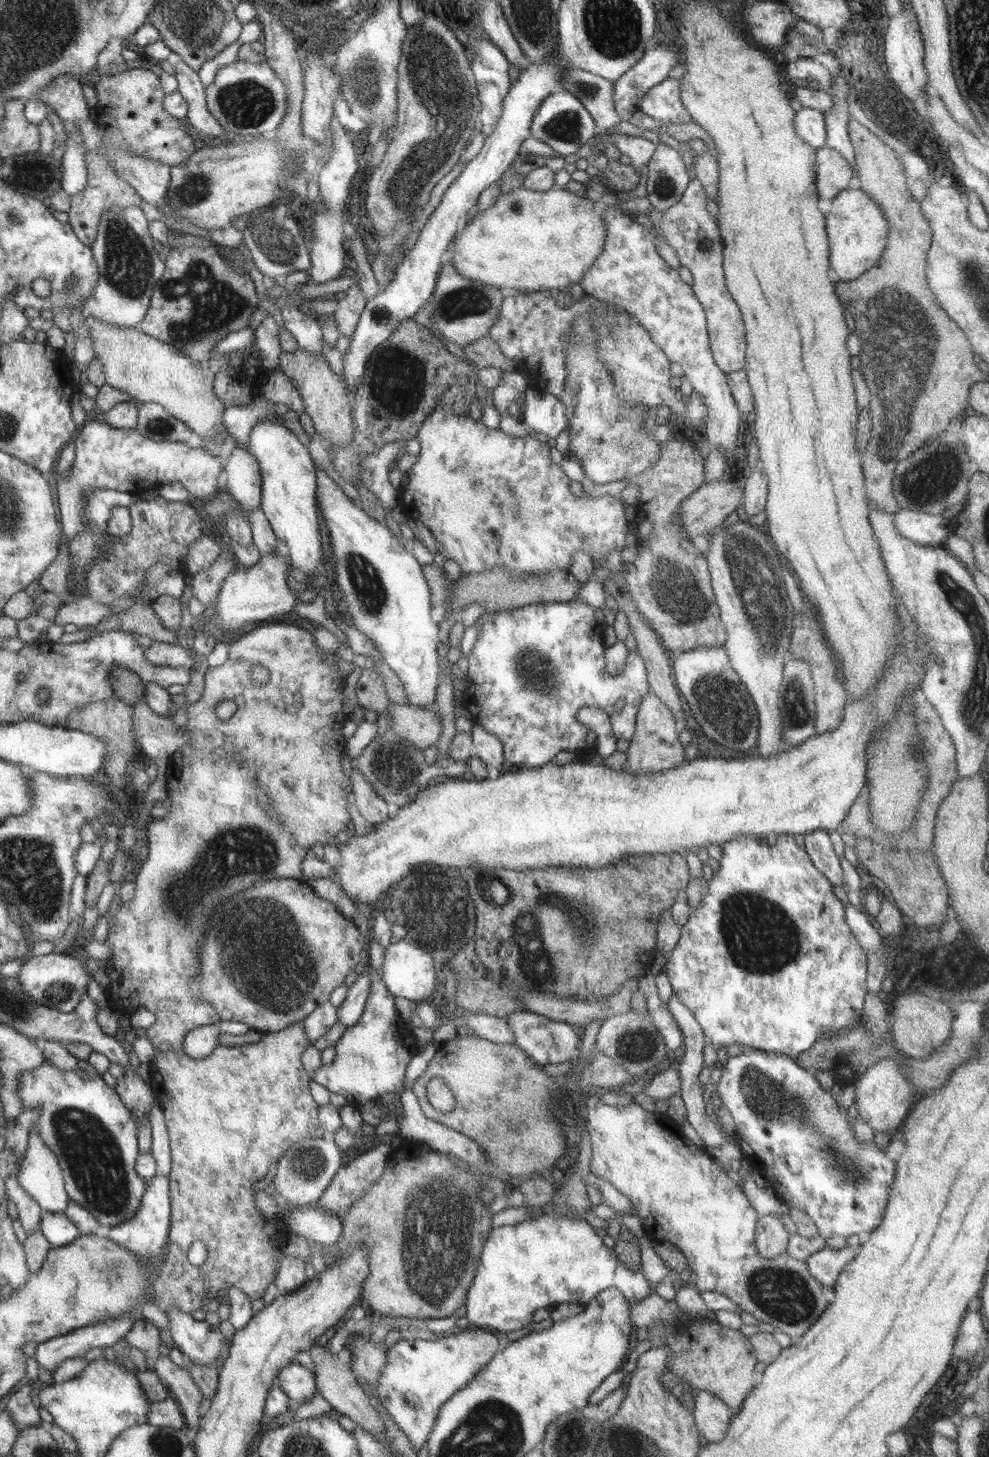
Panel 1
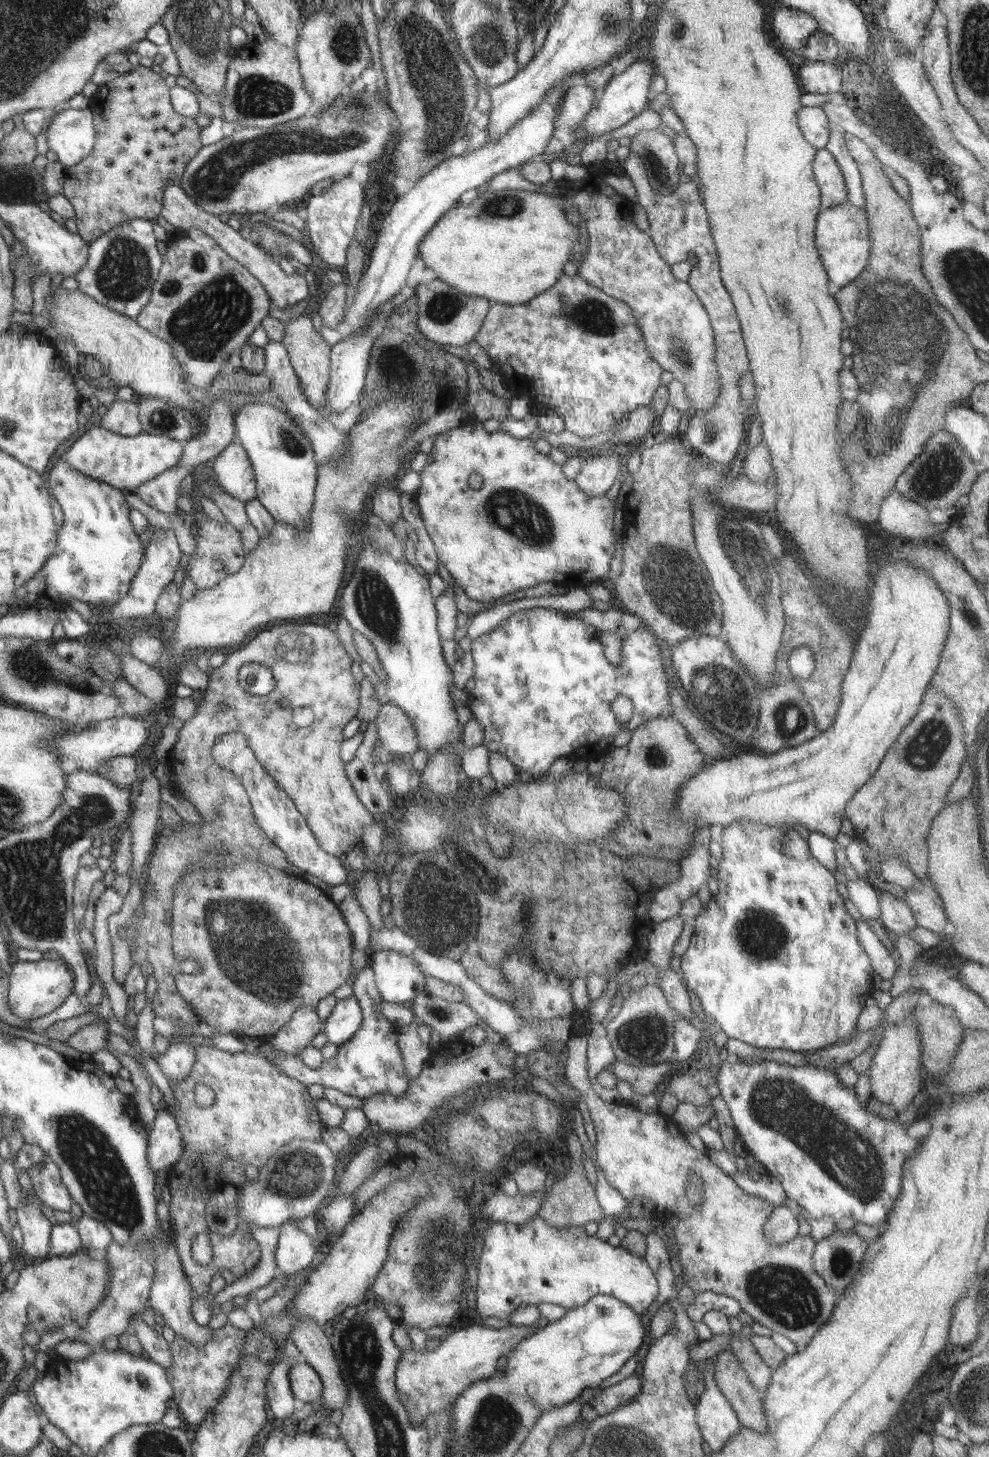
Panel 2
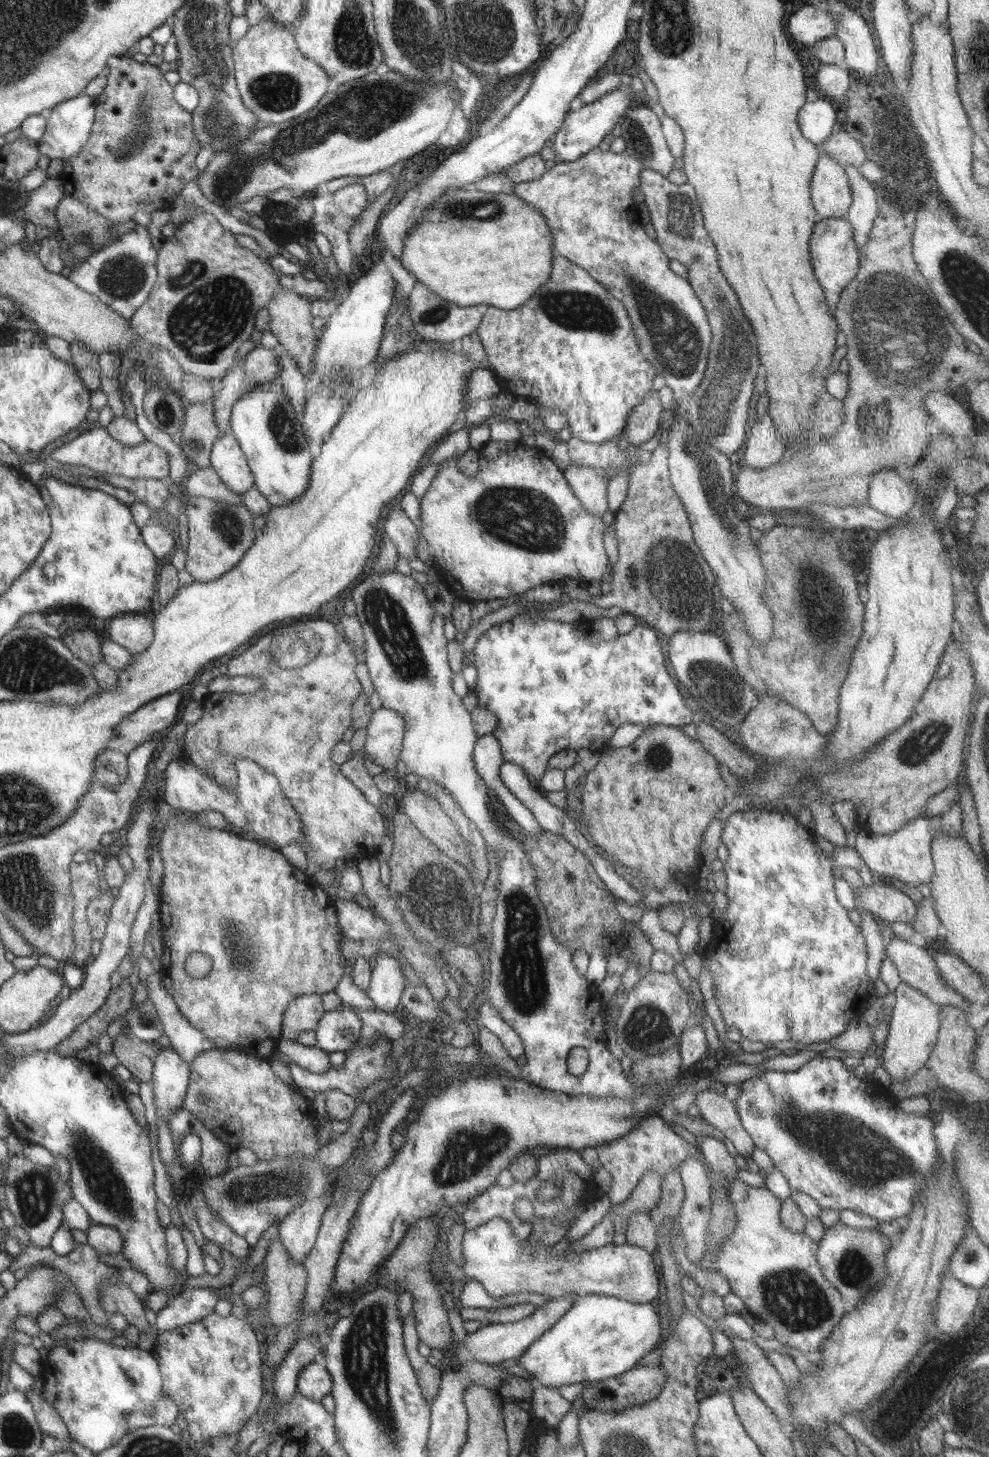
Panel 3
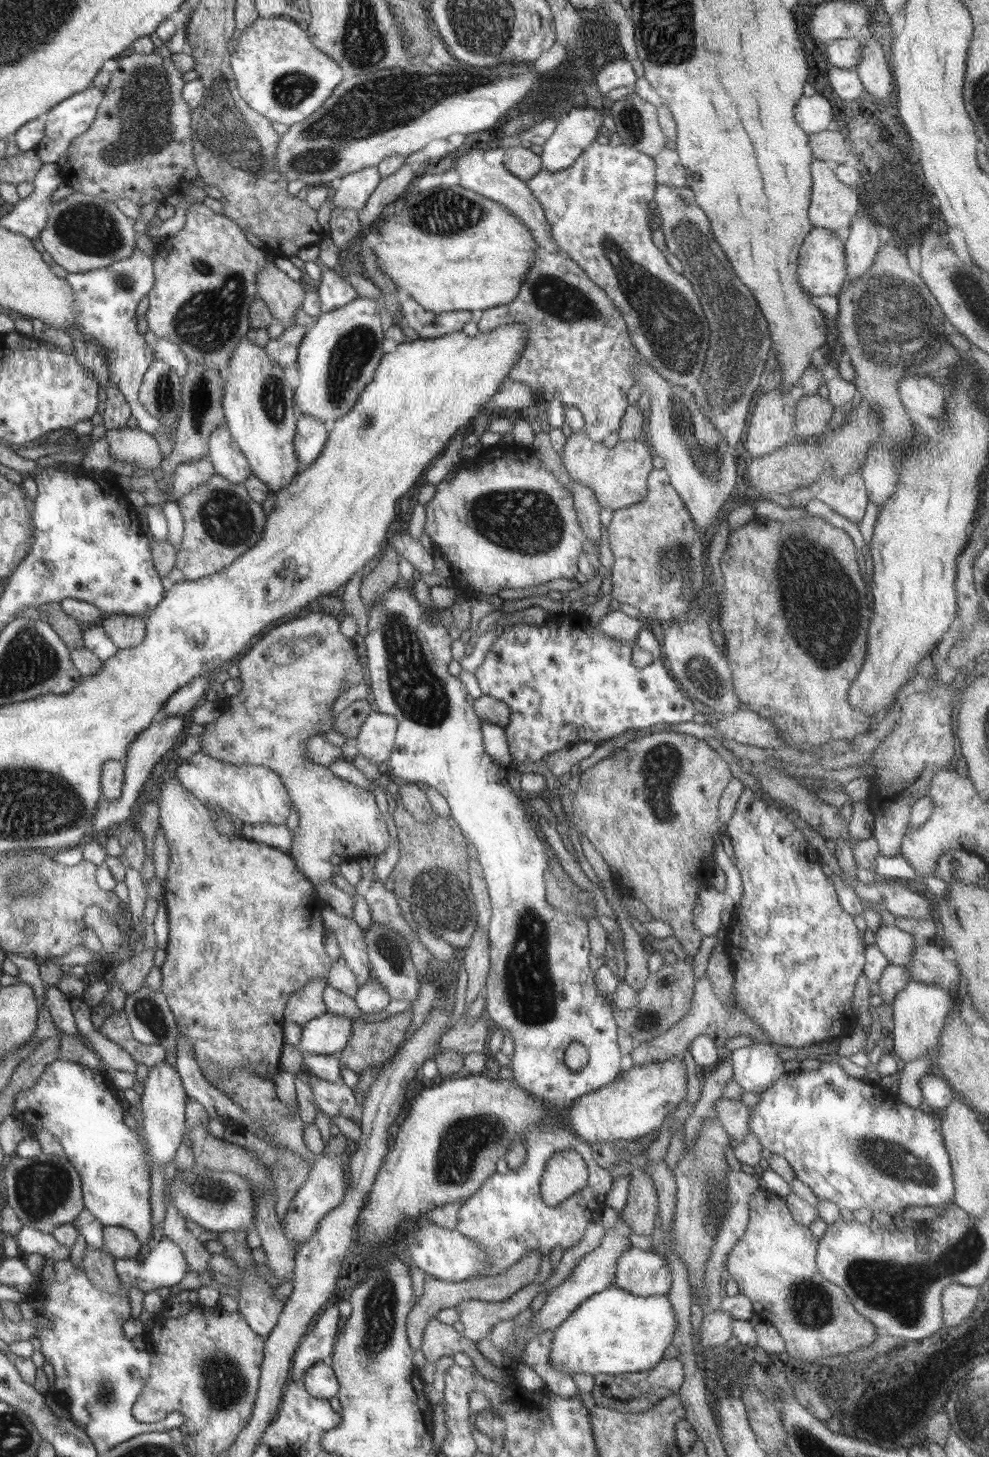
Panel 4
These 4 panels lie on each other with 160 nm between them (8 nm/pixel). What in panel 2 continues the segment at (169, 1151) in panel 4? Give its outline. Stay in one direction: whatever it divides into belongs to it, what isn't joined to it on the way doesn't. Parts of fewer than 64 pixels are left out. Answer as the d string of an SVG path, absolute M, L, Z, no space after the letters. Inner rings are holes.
M186 1038L182 1042L172 1044L156 1058L156 1063L169 1082L179 1081L189 1076L196 1061L194 1048L192 1042Z

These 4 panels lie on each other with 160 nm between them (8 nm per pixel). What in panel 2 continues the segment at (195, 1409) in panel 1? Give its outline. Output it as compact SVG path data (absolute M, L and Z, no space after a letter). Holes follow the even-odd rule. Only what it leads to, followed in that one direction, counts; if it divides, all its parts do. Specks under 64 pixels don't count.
M140 1314L132 1319L130 1330L139 1338L148 1358L165 1370L173 1365L173 1353L168 1342L152 1326L148 1326Z

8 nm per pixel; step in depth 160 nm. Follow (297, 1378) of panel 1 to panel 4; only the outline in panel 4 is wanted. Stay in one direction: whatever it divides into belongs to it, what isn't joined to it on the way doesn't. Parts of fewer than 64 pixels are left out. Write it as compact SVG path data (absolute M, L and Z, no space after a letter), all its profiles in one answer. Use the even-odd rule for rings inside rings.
M323 1361L313 1364L301 1381L305 1383L305 1389L314 1398L329 1400L333 1396L337 1396L340 1390L336 1372L331 1365L327 1365Z

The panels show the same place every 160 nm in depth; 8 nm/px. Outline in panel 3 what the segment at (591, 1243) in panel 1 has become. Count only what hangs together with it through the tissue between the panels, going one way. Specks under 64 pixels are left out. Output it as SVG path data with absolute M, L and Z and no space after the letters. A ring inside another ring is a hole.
M493 1218L486 1224L477 1226L472 1230L465 1230L462 1241L462 1256L464 1258L462 1269L452 1261L449 1256L442 1258L442 1266L446 1268L446 1274L457 1281L457 1285L463 1284L465 1279L476 1280L484 1285L492 1298L503 1298L510 1294L530 1292L542 1295L546 1300L558 1300L562 1296L577 1299L588 1294L600 1294L616 1297L626 1302L650 1303L660 1294L660 1264L656 1254L644 1250L642 1247L624 1243L615 1245L613 1242L606 1246L583 1251L564 1251L557 1253L554 1245L536 1245L529 1243L529 1239L520 1240L512 1230L512 1227L504 1219Z

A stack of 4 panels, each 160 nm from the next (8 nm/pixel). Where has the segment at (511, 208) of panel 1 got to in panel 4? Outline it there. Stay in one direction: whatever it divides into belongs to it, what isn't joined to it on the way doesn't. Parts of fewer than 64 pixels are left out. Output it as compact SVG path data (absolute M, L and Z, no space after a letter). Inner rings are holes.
M438 186L438 188L426 190L422 194L416 194L416 192L407 194L404 199L406 204L403 204L404 210L398 214L400 218L394 218L393 215L392 218L380 220L374 229L374 233L377 234L379 240L375 246L377 263L395 282L398 289L406 290L409 296L425 307L426 310L434 312L465 310L472 313L474 310L483 311L484 309L514 303L514 299L518 297L518 291L521 289L522 283L525 282L525 276L533 265L533 260L538 249L534 235L530 232L530 229L527 229L526 225L523 225L522 221L519 221L518 217L515 217L510 211L506 210L504 205L496 201L491 201L485 196L468 190L463 186Z

